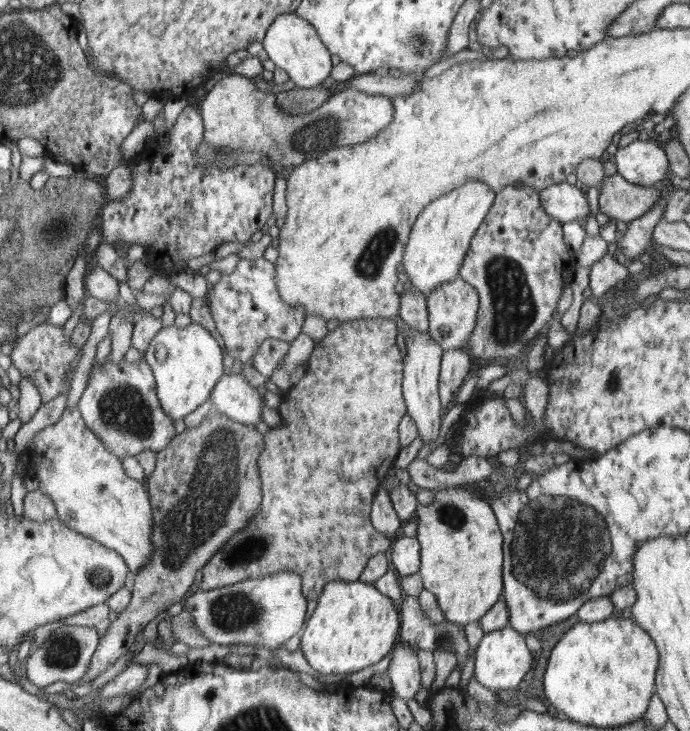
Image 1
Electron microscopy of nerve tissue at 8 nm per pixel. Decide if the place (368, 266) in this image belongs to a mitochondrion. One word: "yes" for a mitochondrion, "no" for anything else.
yes

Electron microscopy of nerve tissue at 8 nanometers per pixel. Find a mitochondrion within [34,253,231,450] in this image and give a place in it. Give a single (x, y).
(123, 408)

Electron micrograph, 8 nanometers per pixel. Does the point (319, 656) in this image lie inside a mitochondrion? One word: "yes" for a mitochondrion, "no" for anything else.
no

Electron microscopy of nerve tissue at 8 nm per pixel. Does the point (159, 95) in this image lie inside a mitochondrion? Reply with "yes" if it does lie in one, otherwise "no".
no

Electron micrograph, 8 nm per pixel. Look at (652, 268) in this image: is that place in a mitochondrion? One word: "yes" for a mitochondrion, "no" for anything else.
no

